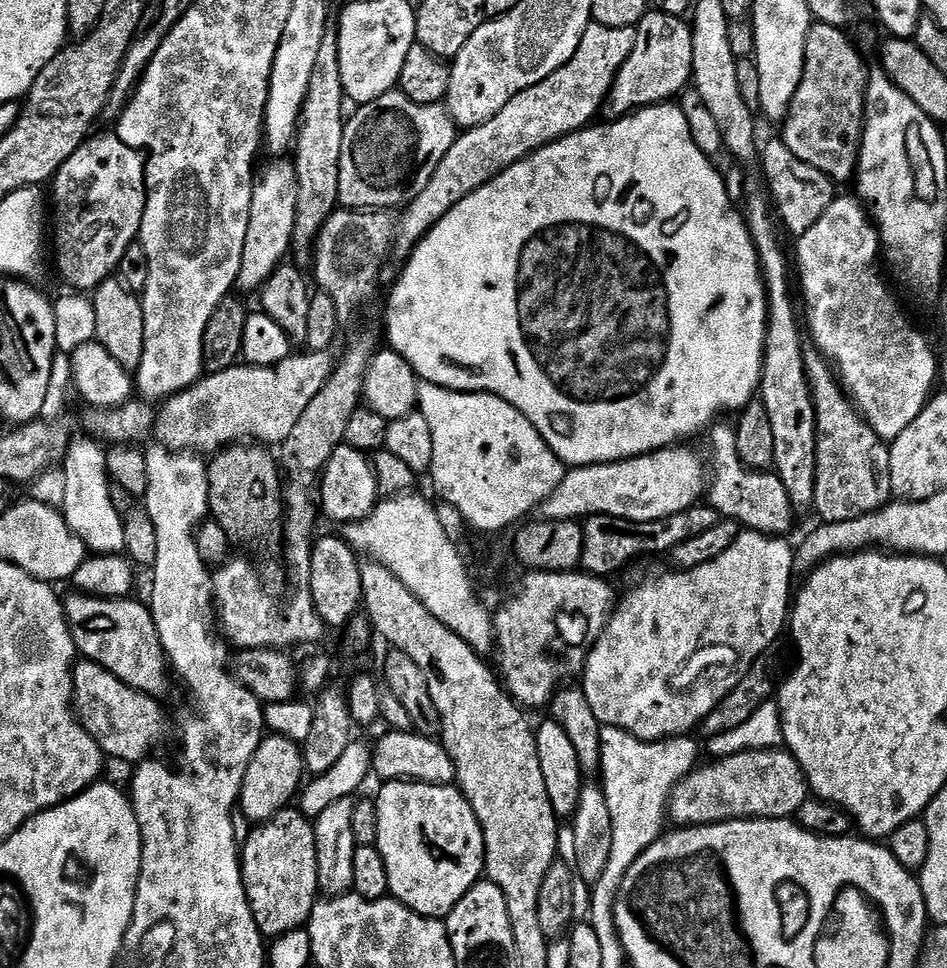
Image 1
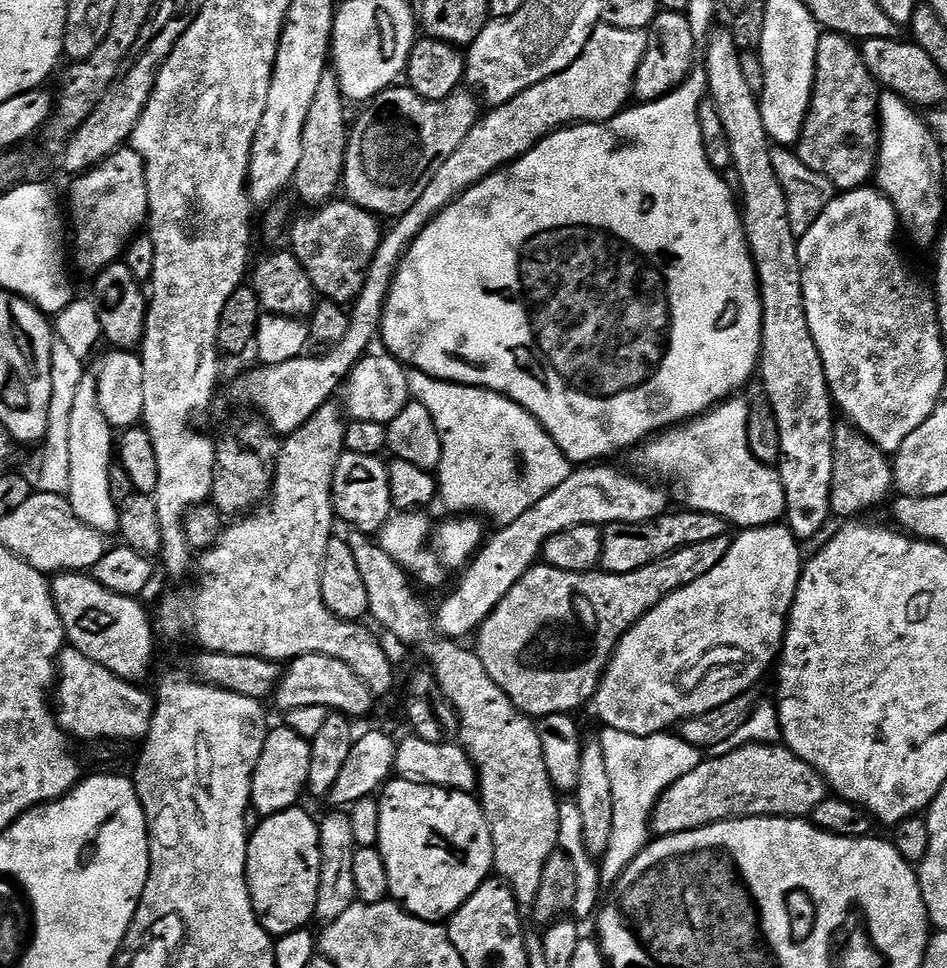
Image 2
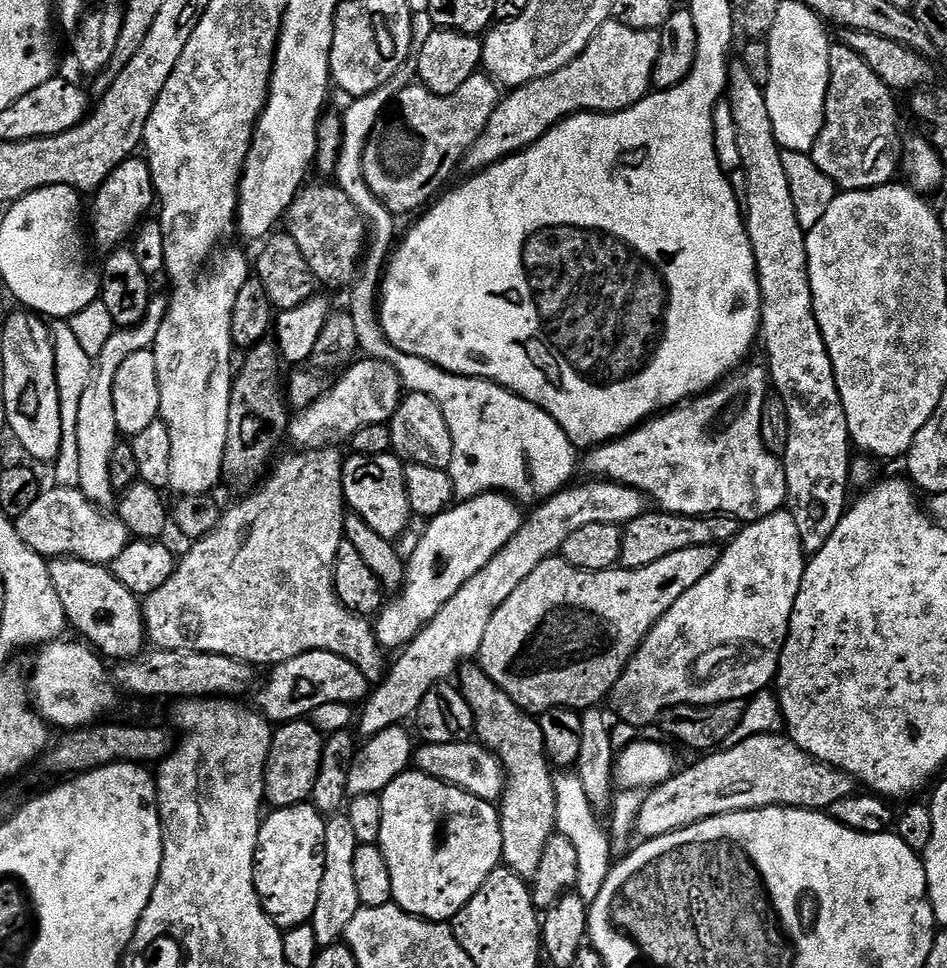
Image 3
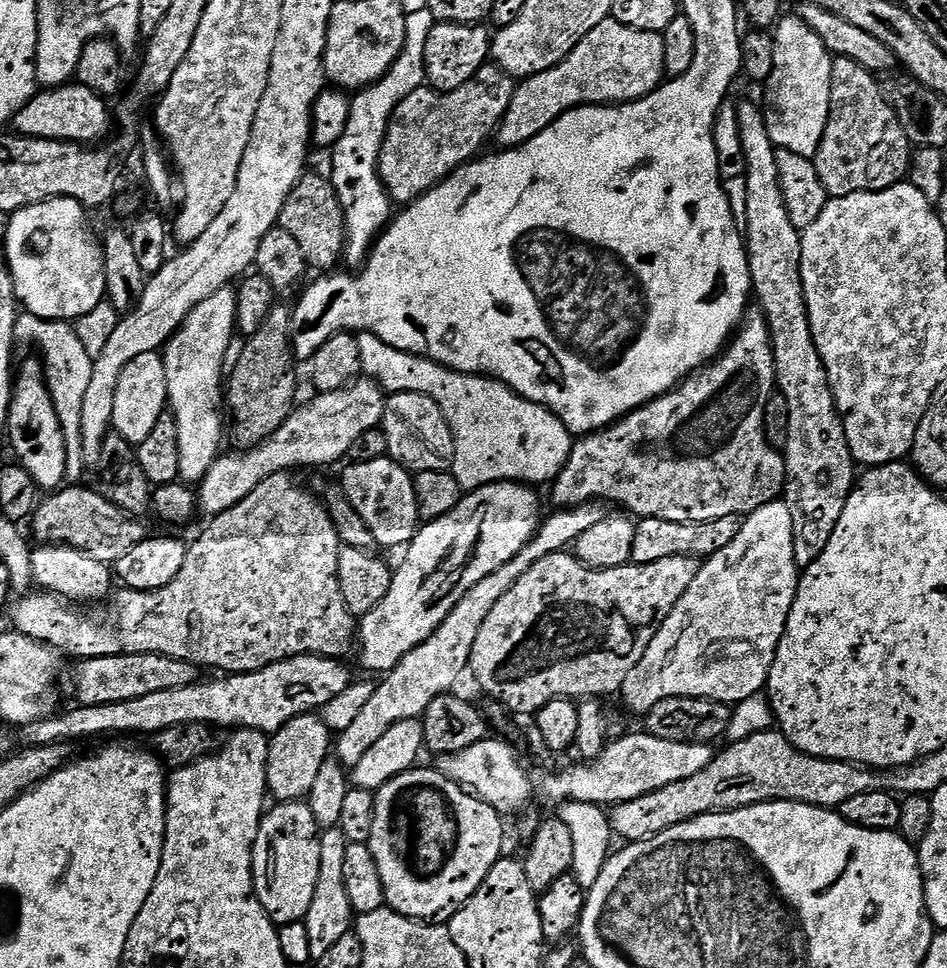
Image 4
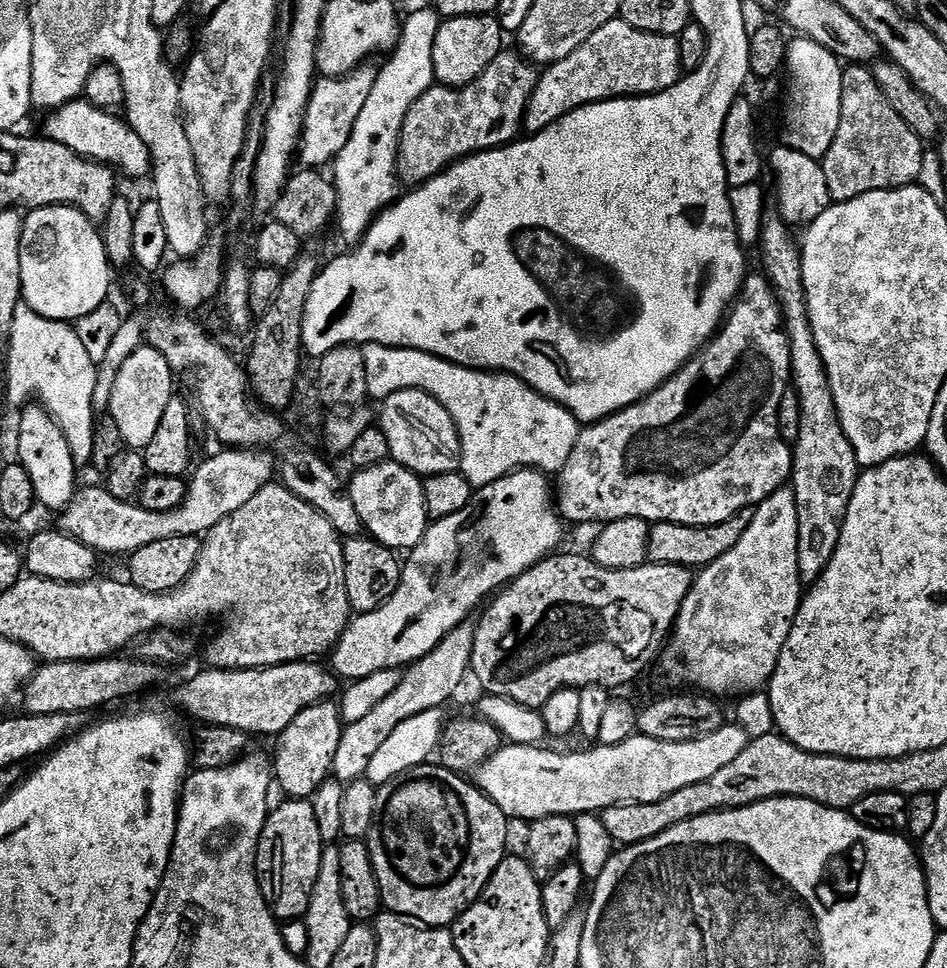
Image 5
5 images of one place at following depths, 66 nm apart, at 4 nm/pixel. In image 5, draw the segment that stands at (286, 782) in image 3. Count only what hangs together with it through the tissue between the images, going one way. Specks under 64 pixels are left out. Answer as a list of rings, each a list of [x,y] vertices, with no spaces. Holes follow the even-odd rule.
[[[321,702],[310,706],[306,710],[302,710],[294,718],[294,722],[290,722],[290,726],[286,726],[286,730],[280,733],[276,748],[276,760],[274,756],[274,780],[285,793],[288,798],[311,798],[315,792],[329,779],[332,763],[334,762],[334,754],[338,754],[338,742],[340,741],[340,733],[342,731],[342,721],[340,719],[340,711],[337,705],[332,702]]]

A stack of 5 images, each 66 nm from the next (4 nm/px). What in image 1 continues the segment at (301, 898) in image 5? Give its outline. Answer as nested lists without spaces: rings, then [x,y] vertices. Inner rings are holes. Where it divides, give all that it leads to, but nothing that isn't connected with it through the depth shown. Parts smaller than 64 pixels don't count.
[[[289,806],[284,809],[283,812],[279,812],[276,816],[271,816],[266,821],[263,821],[248,836],[248,841],[243,841],[242,855],[240,858],[240,873],[244,875],[244,889],[246,890],[246,898],[248,899],[248,905],[250,910],[254,914],[254,922],[260,927],[261,933],[268,938],[277,938],[287,932],[294,931],[296,929],[303,929],[307,925],[310,914],[312,913],[312,907],[316,905],[318,899],[318,893],[320,892],[320,883],[318,882],[318,850],[316,849],[316,830],[311,819],[308,819],[303,813],[297,810],[295,807]]]

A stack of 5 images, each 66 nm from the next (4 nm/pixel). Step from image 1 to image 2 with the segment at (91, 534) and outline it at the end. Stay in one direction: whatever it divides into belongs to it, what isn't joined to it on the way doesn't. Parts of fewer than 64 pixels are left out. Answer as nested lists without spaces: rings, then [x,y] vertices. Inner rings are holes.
[[[82,382],[72,403],[69,428],[71,484],[68,501],[80,521],[103,536],[119,531],[120,511],[110,494],[109,468],[114,463],[114,430],[99,406],[97,385]]]

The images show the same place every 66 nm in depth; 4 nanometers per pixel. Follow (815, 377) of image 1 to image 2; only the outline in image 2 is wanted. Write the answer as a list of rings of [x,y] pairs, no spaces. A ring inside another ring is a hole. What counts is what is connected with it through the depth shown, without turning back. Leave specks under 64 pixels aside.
[[[851,426],[837,427],[832,438],[832,450],[834,454],[834,470],[832,474],[832,492],[830,494],[830,506],[832,516],[848,516],[844,518],[856,518],[859,512],[880,504],[884,499],[889,499],[888,491],[894,488],[892,478],[892,464],[889,457],[881,452],[876,445],[870,443],[862,433]]]

